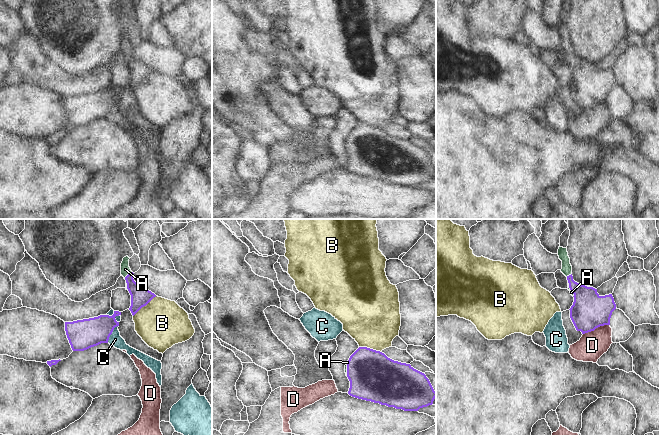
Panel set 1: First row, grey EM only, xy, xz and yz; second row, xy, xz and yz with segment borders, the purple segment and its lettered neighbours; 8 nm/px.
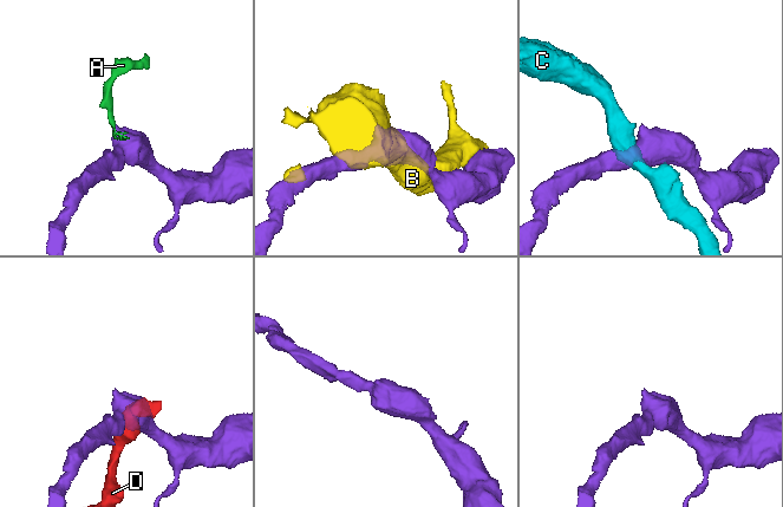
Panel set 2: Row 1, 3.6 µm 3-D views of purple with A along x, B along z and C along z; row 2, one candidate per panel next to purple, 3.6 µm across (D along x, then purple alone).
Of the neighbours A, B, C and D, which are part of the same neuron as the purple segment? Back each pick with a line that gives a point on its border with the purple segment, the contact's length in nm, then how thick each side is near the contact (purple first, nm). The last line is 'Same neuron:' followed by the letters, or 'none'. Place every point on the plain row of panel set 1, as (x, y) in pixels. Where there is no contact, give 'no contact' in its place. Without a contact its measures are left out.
A: meets purple in xy at (127, 51); contact 90 nm long; 160 nm thick on the purple side, 80 nm on the other
Same neuron: A

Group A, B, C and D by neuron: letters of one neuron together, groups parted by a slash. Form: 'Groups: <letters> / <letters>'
Groups: A / B / C / D.

